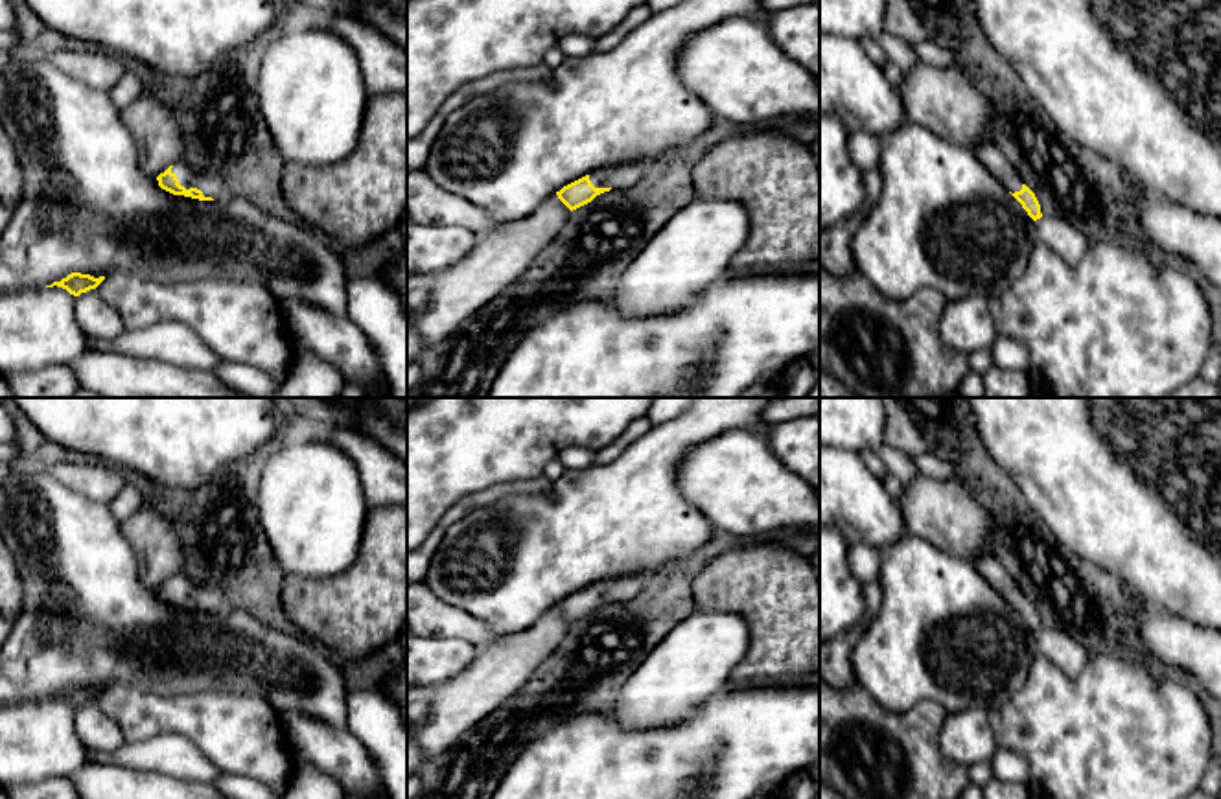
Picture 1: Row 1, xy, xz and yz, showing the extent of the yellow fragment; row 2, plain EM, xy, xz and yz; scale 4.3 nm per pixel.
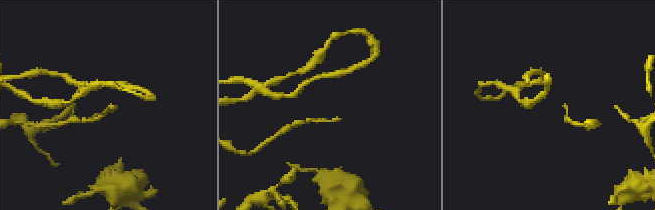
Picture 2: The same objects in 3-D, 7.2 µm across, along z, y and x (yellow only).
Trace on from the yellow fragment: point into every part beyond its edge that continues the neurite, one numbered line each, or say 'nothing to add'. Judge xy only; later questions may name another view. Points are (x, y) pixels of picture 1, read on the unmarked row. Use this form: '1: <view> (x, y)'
1: xy (210, 597)

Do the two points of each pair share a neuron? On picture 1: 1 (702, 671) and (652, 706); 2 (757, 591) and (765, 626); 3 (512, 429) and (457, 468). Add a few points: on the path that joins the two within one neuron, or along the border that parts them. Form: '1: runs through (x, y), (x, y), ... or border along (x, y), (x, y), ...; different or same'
1: runs through (689, 671), (665, 693); same
2: runs through (765, 601), (765, 617); same
3: runs through (500, 429), (470, 455); same

